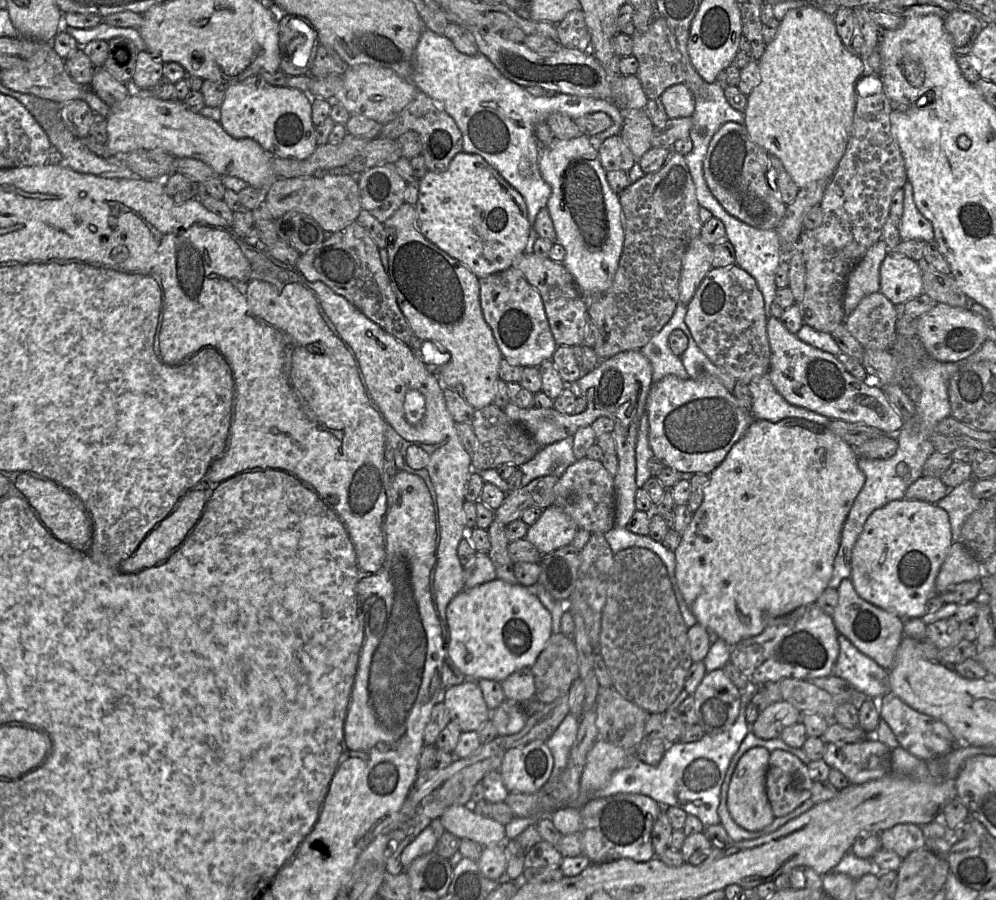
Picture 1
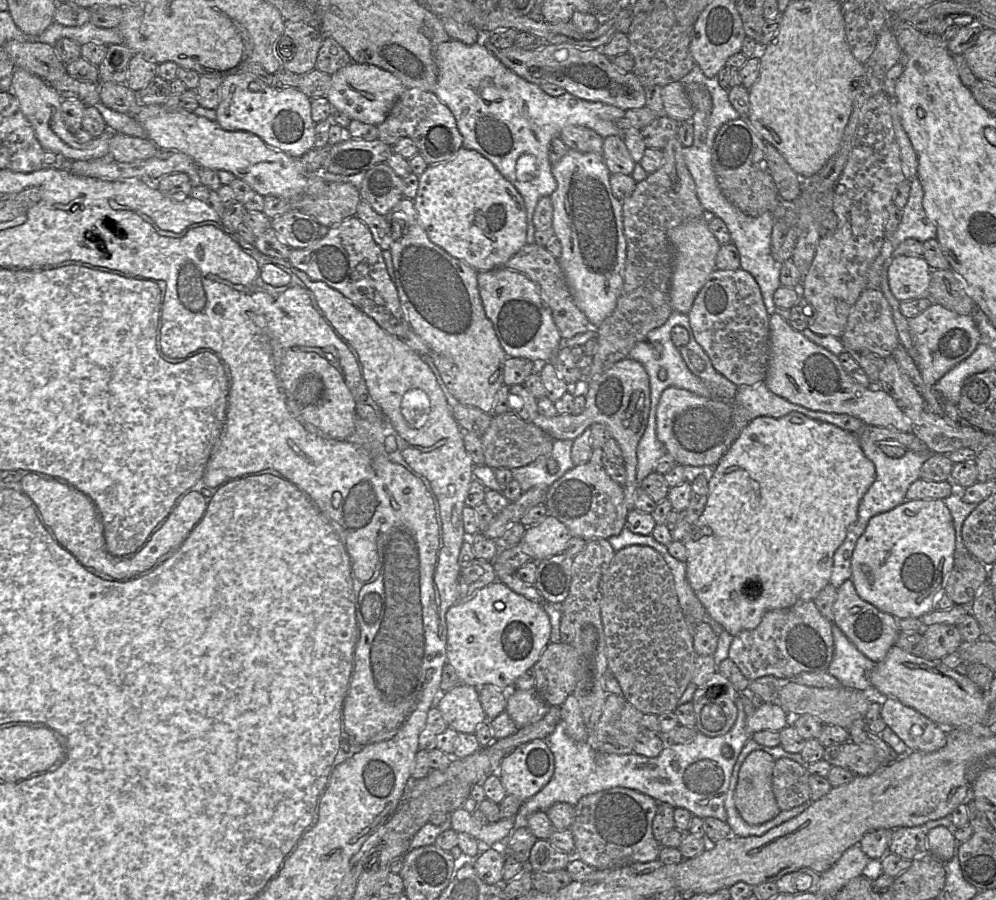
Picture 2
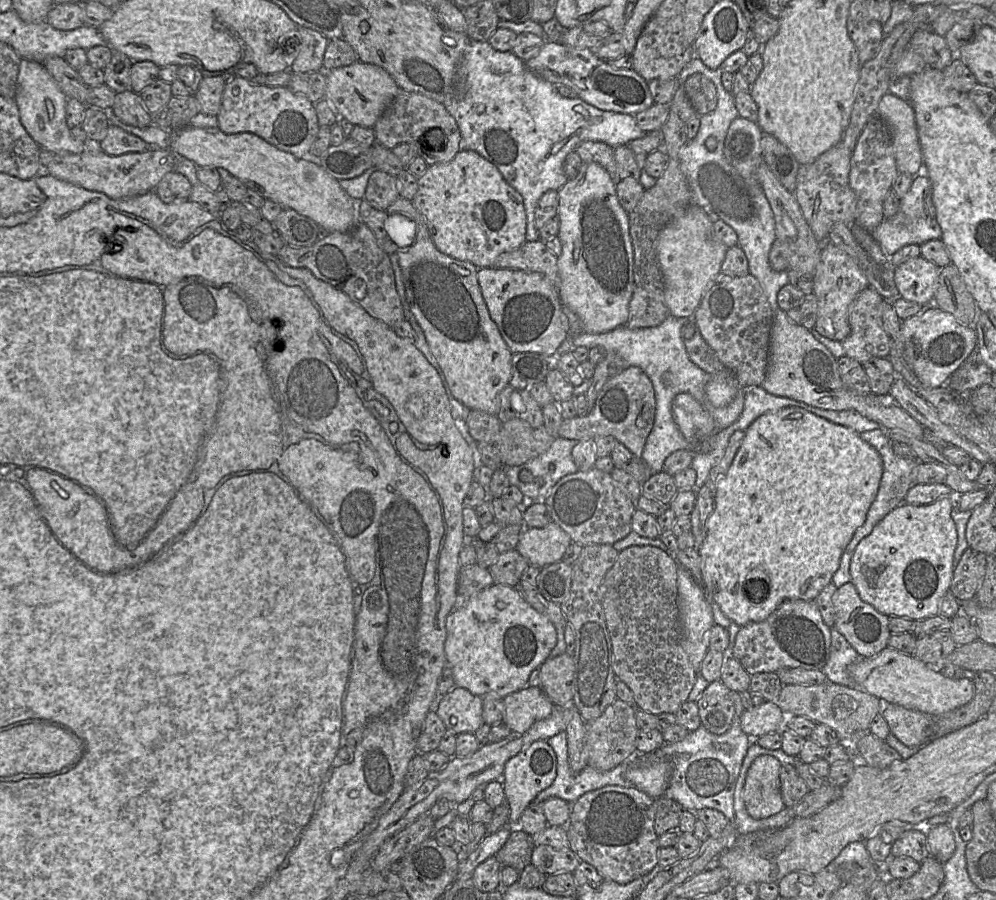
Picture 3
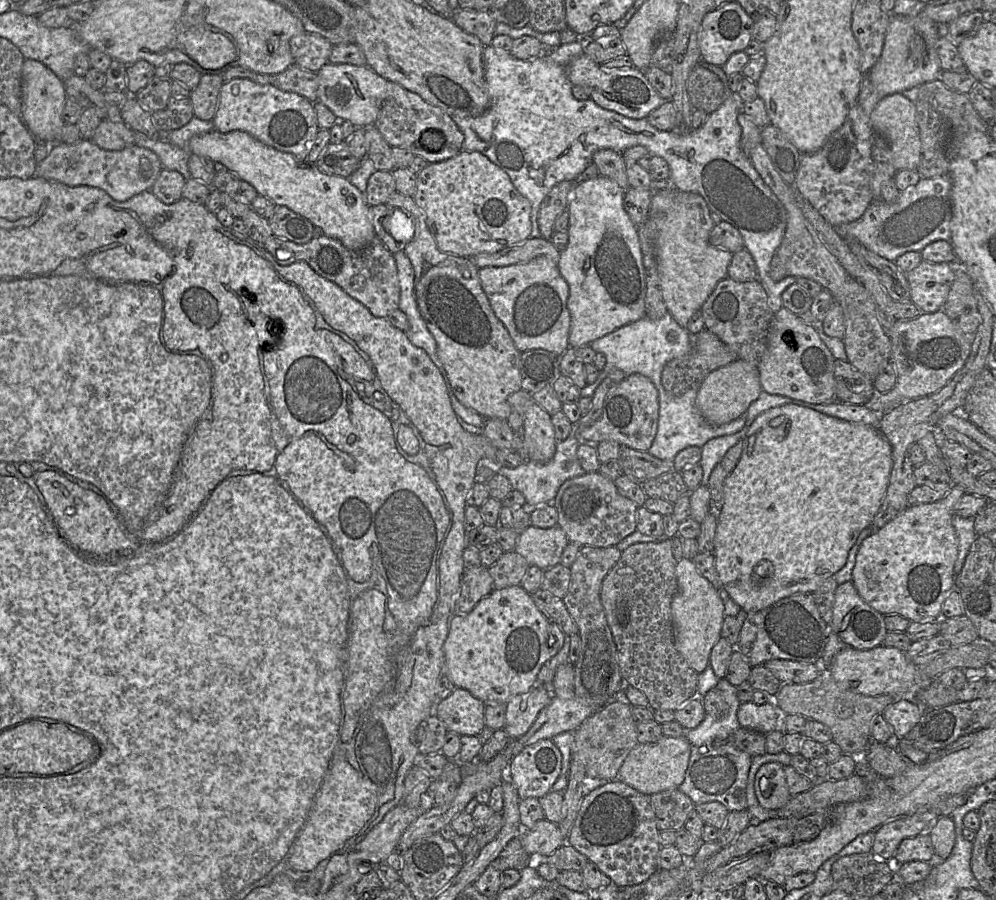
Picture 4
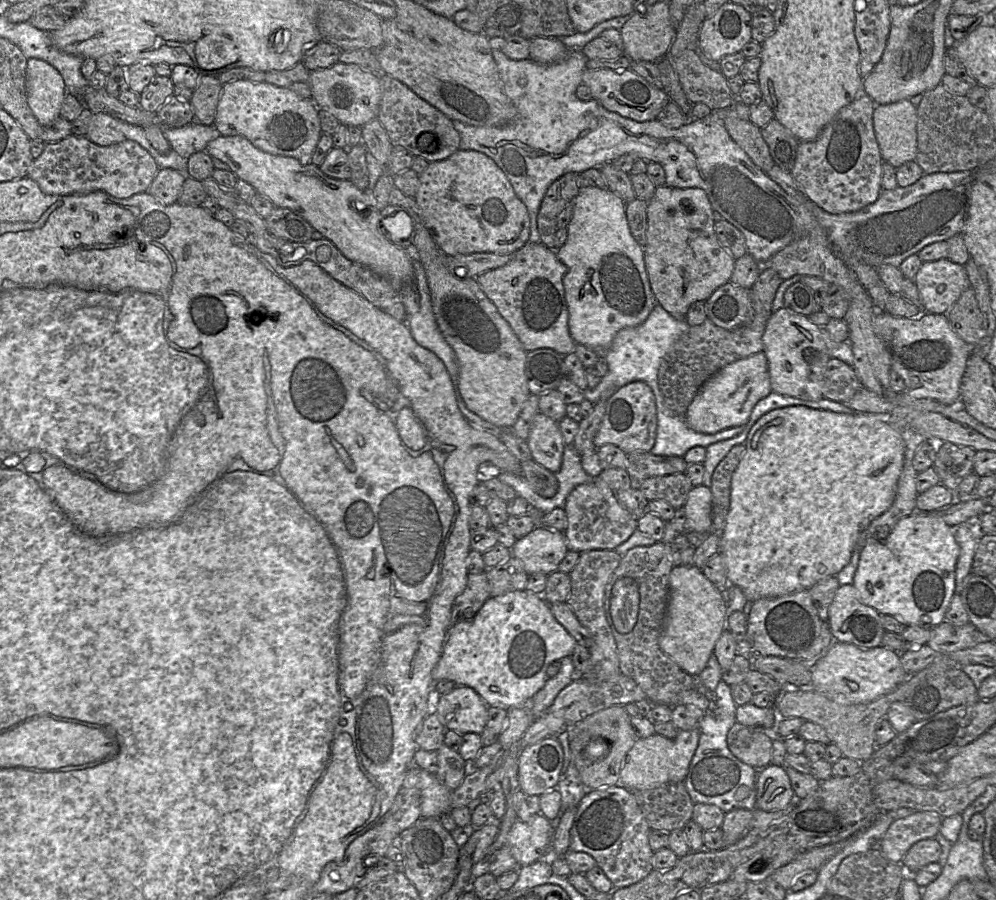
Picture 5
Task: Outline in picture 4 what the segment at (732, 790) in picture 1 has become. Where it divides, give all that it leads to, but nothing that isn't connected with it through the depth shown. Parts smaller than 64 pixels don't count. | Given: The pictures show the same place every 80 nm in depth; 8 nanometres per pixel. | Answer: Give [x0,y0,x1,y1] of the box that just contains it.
[754,762,791,810]

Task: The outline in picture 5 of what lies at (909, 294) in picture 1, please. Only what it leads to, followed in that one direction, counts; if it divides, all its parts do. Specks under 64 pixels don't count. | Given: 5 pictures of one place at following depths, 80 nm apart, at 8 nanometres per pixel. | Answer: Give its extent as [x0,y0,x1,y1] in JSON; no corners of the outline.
[914,258,969,314]

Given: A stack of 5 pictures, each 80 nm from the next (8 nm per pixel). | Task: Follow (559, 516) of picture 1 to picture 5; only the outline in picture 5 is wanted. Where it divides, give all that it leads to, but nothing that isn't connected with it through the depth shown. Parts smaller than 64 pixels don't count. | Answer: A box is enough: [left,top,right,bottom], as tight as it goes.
[511,526,567,575]

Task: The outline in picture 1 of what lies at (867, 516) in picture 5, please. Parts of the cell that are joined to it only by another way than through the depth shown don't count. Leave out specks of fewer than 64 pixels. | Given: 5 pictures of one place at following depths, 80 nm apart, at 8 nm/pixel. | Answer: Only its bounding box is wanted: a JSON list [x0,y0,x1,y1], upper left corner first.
[674,418,865,646]

